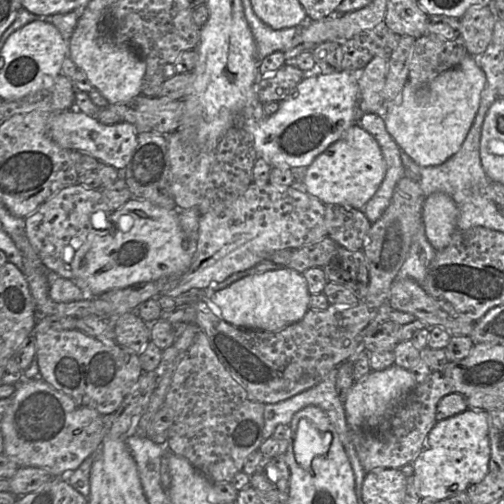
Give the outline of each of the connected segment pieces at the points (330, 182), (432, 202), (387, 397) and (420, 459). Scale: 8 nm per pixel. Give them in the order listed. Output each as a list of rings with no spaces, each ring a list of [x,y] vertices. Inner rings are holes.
[[[358,122],[351,125],[343,136],[319,154],[305,169],[301,170],[303,189],[325,205],[341,205],[344,208],[361,210],[375,195],[385,175],[385,161],[374,137]]]
[[[434,192],[425,198],[422,223],[425,235],[436,251],[443,250],[457,231],[458,208],[450,196]]]
[[[392,365],[384,370],[370,371],[350,388],[343,401],[346,421],[350,429],[359,429],[369,420],[384,419],[400,406],[415,388],[416,381],[408,369]]]
[[[466,409],[437,421],[428,433],[423,449],[412,462],[421,498],[444,500],[466,492],[489,472],[490,444],[488,412]]]

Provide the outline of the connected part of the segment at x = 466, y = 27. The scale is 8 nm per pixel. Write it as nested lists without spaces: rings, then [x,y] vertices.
[[[490,5],[468,11],[460,18],[460,35],[464,39],[469,55],[477,58],[487,49],[496,20]]]

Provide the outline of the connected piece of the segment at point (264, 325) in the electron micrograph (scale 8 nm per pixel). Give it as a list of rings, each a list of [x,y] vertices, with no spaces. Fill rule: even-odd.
[[[289,267],[246,276],[231,285],[217,290],[207,301],[228,323],[247,329],[268,332],[280,331],[300,321],[309,310],[310,293],[307,281]]]

